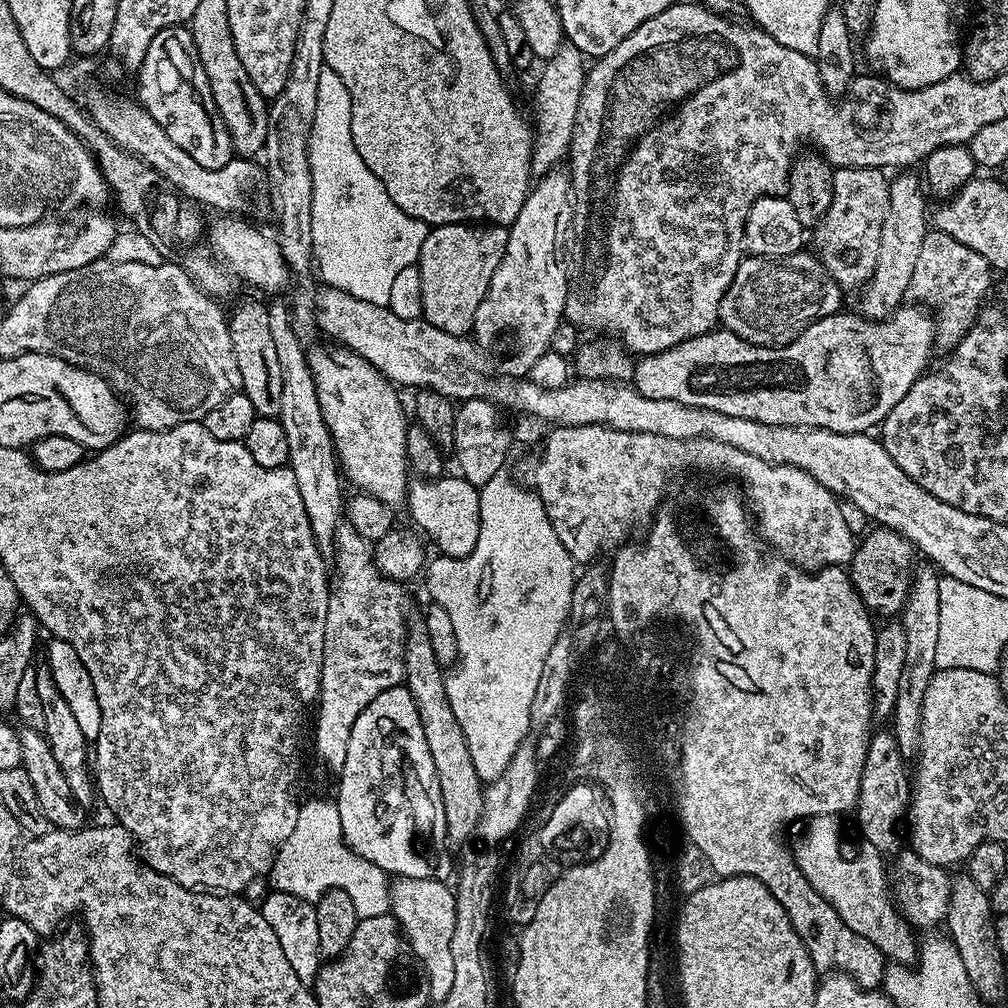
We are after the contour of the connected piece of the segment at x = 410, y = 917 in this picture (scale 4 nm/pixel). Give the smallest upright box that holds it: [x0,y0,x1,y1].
[390,878,456,1001]

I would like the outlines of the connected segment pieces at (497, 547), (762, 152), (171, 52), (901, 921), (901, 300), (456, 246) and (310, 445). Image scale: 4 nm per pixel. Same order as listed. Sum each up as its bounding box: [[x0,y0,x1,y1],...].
[[426,474,578,782],[564,14,844,356],[138,26,233,170],[794,815,918,963],[858,176,930,320],[417,224,508,338],[267,297,342,558]]

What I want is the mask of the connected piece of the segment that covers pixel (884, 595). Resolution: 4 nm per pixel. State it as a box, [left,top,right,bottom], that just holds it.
[850,526,914,618]

